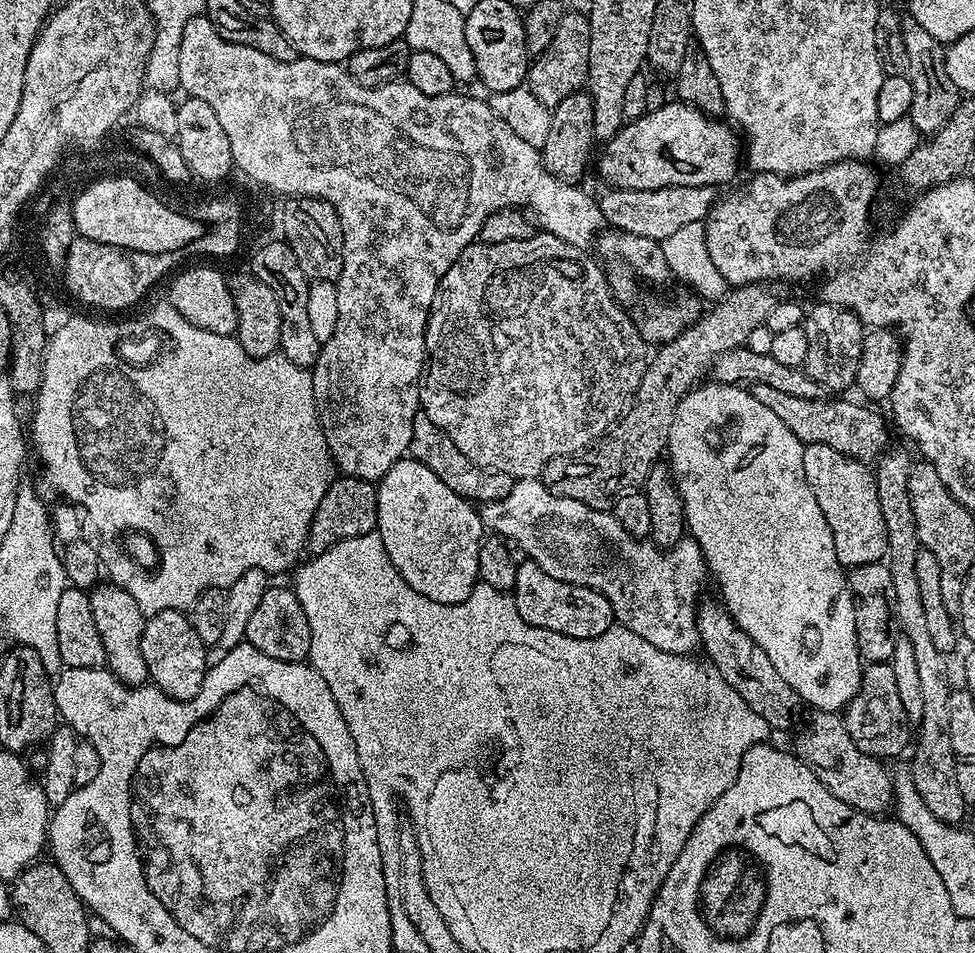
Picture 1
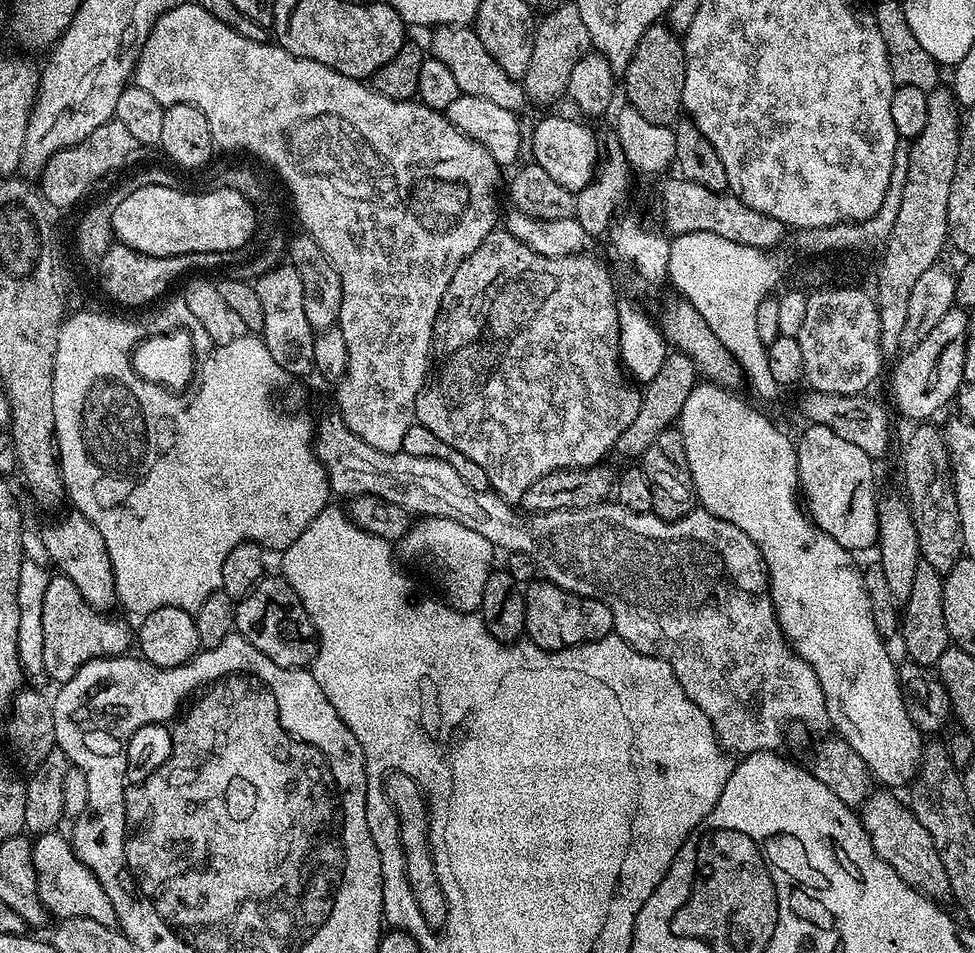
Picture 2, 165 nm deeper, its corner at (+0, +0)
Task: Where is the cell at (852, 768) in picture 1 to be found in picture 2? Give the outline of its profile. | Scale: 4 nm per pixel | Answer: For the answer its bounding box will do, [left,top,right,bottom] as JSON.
[859,790,953,902]

